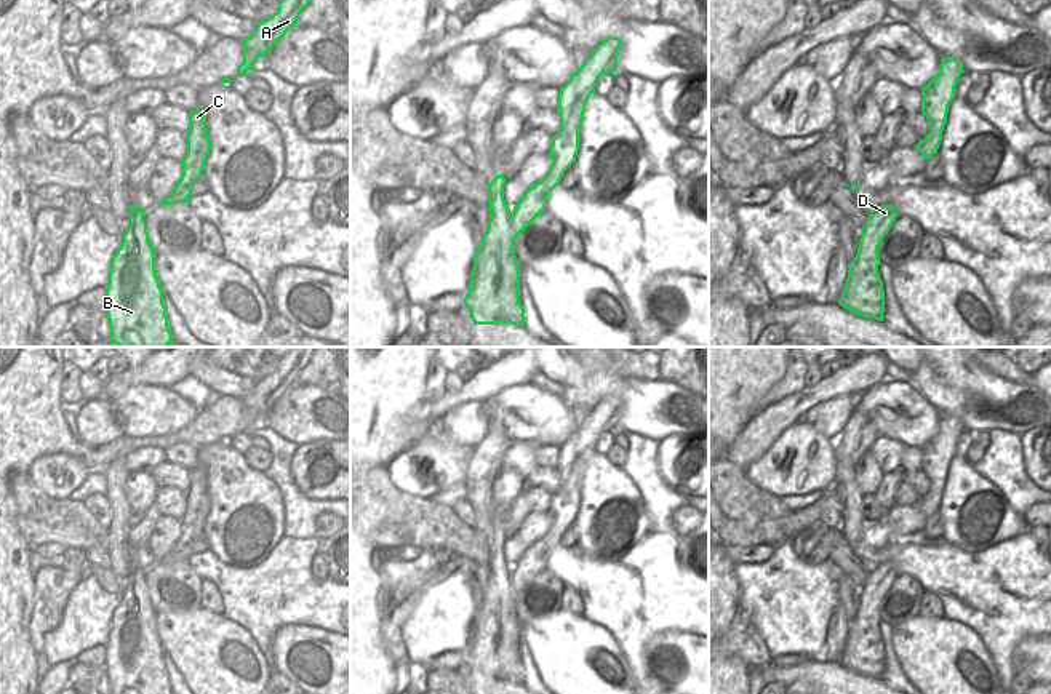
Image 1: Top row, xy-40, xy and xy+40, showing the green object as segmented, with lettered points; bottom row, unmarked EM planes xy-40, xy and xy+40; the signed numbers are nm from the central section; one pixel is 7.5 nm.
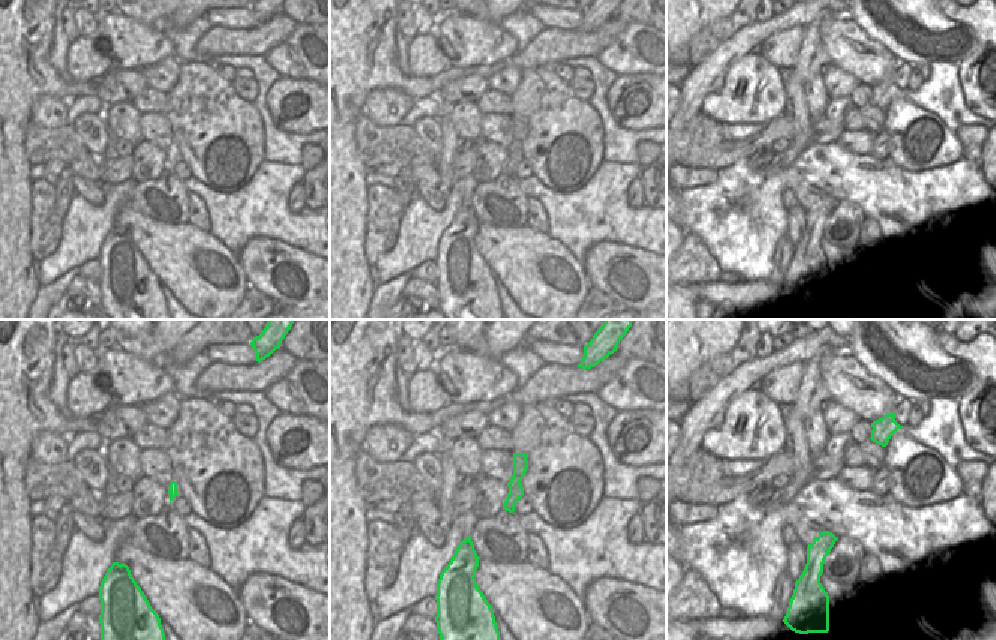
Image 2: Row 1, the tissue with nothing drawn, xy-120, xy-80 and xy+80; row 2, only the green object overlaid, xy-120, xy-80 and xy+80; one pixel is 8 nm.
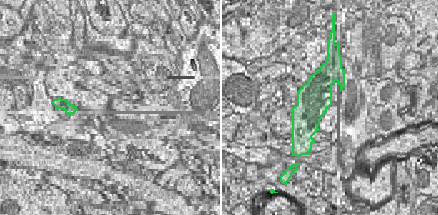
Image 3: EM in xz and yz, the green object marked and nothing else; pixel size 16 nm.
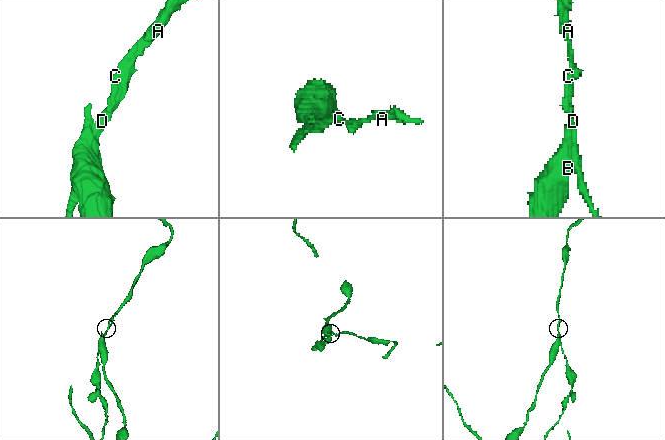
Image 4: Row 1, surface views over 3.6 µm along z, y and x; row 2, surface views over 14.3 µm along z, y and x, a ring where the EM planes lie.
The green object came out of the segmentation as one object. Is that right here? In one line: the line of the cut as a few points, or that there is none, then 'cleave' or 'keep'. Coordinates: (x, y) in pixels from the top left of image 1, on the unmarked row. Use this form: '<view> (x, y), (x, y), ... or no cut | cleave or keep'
xy (509, 573), (496, 611), (503, 622), (514, 616), (519, 650) | cleave

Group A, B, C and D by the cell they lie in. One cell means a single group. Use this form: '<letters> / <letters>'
A C D / B

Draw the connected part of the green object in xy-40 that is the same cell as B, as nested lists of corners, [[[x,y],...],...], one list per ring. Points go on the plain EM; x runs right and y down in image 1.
[[[138,563],[130,564],[123,600],[110,619],[104,646],[110,694],[173,694],[155,628],[155,609],[147,624],[138,609],[138,600],[149,596],[146,572]]]

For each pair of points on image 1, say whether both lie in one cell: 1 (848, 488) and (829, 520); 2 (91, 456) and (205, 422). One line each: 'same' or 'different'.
1: different
2: same

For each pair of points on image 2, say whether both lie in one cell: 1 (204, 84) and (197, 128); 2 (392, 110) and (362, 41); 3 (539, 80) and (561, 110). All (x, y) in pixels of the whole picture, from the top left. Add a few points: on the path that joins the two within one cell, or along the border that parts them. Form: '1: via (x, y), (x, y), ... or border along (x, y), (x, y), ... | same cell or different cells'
1: via (200, 95), (198, 117) | same cell
2: border along (413, 101), (393, 89), (374, 89), (363, 111) | different cells
3: via (539, 87), (554, 102) | same cell

